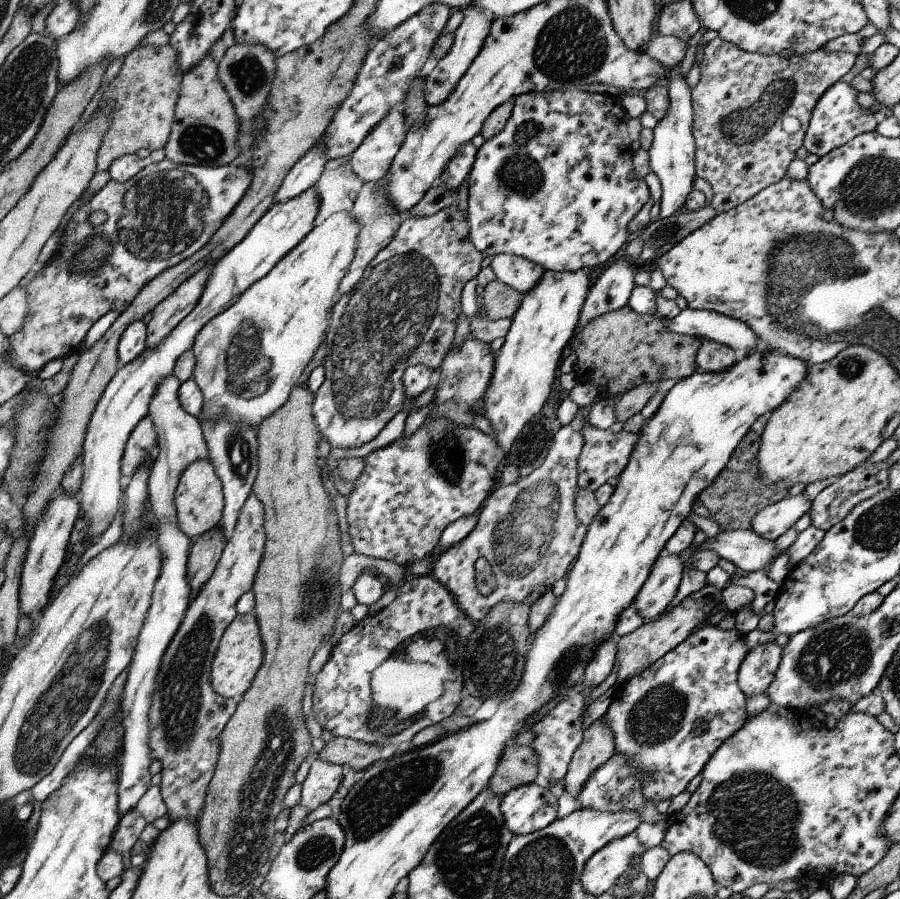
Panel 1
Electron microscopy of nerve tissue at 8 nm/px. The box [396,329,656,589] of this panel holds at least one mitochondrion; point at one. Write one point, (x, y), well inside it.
(520, 535)

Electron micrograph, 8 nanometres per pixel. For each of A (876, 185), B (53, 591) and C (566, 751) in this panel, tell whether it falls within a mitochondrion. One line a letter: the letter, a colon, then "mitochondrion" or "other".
A: mitochondrion
B: other
C: other

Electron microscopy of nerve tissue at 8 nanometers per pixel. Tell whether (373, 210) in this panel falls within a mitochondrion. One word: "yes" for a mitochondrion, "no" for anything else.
no

